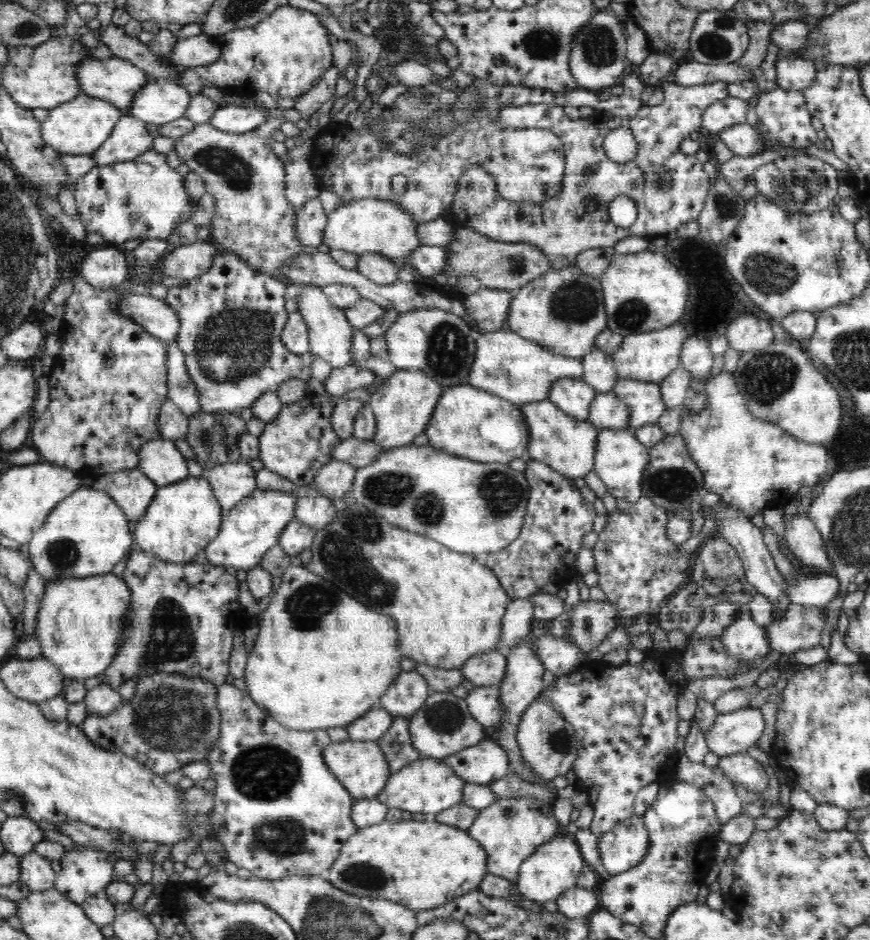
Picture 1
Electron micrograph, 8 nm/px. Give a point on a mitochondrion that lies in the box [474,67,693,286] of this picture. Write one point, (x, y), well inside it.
(514, 264)

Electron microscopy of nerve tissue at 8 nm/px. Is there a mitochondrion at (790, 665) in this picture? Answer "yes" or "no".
no

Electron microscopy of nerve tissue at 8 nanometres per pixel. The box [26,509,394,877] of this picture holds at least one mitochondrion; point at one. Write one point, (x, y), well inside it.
(267, 773)

